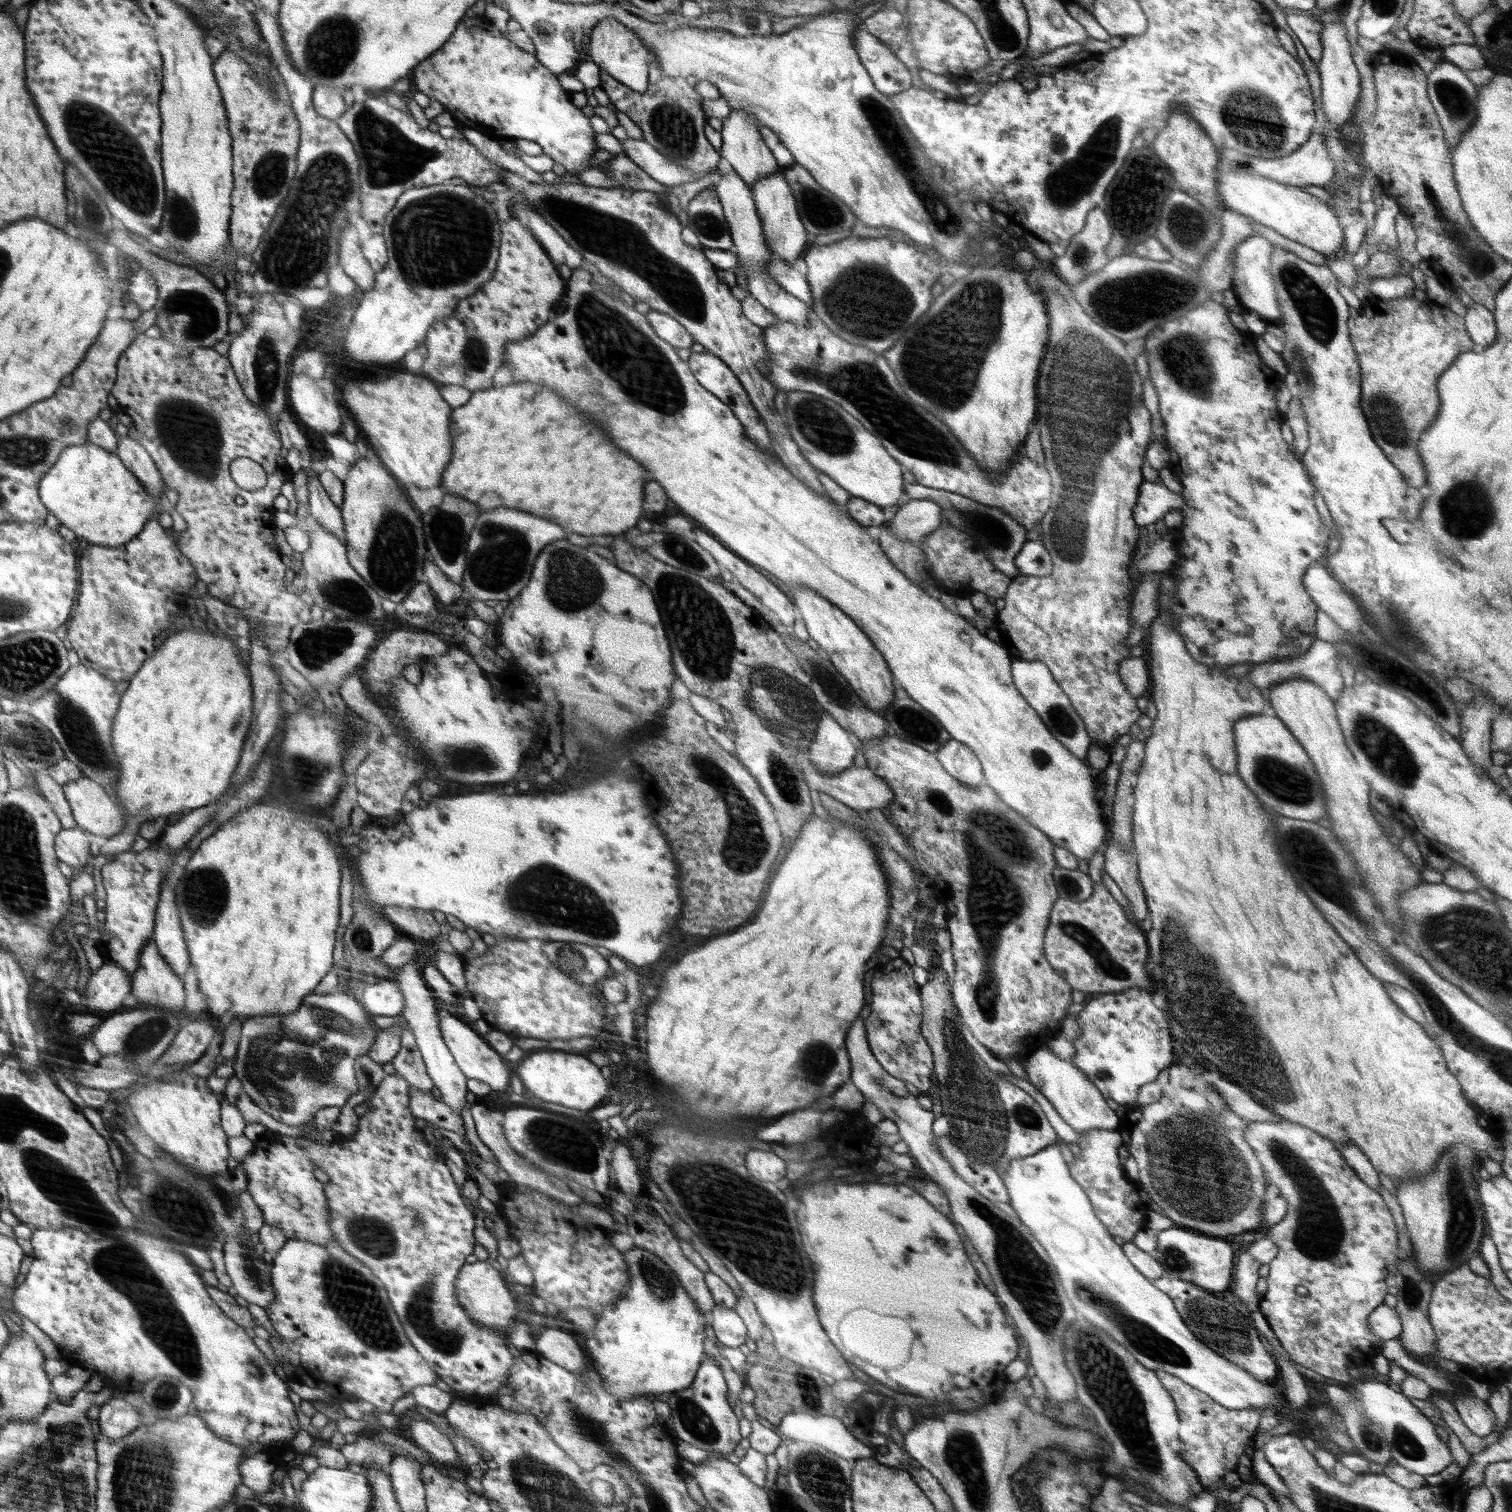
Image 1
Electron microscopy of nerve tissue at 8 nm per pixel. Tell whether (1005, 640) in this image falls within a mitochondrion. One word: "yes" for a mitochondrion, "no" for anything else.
no

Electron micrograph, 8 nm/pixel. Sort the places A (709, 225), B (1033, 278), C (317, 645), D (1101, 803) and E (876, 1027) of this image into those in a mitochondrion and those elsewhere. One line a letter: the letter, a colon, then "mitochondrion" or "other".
A: mitochondrion
B: other
C: mitochondrion
D: other
E: other

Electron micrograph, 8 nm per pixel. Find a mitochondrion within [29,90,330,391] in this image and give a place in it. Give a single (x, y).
(114, 156)

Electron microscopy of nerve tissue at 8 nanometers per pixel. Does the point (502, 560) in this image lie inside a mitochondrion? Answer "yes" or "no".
yes

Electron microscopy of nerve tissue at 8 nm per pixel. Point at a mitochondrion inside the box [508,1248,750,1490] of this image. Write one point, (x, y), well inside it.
(694, 1419)

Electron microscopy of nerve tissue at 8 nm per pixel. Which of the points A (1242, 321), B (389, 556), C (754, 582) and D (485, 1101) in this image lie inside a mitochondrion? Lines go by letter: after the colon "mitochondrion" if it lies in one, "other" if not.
A: other
B: mitochondrion
C: other
D: other

